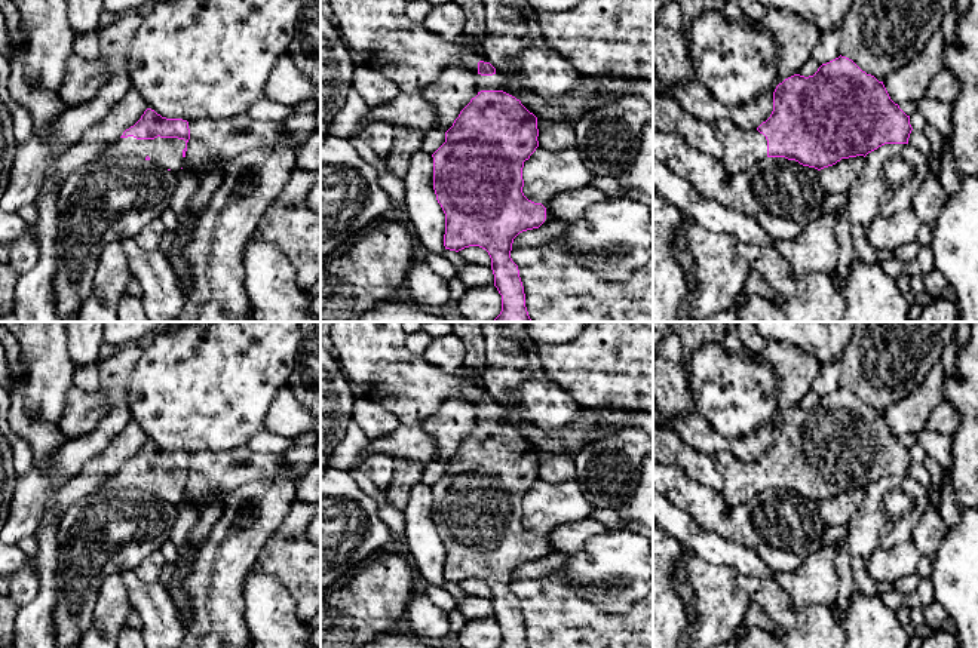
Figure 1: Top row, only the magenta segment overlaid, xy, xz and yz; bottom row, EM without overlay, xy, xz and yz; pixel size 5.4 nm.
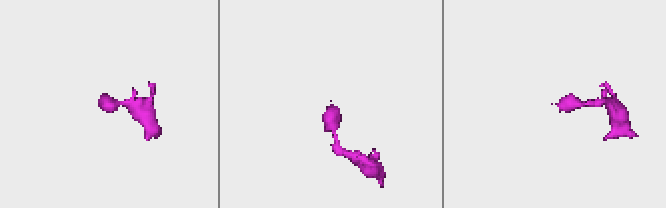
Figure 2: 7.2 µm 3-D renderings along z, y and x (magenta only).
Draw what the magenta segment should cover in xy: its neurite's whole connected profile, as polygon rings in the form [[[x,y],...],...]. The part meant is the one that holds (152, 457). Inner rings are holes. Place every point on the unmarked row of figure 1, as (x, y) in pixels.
[[[147,440],[116,475],[102,480],[101,489],[135,488],[178,504],[184,500],[188,472],[187,452],[166,451]]]

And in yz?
[[[840,387],[813,408],[794,406],[779,415],[773,424],[773,443],[757,461],[745,463],[720,452],[714,463],[723,477],[720,495],[729,507],[736,507],[754,503],[766,489],[785,489],[821,503],[841,491],[865,489],[885,476],[908,476],[913,460],[910,448],[890,432],[883,414]]]

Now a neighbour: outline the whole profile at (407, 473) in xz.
[[[395,460],[392,483],[386,489],[386,495],[395,509],[405,510],[410,491],[416,483],[421,482],[423,472],[424,464],[420,461]]]

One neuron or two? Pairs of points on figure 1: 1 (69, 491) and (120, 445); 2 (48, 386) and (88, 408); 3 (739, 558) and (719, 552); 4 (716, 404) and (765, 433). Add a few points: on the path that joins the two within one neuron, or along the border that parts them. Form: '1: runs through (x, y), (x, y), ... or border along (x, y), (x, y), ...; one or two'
1: runs through (82, 485), (109, 458); one
2: border along (73, 383), (67, 392), (66, 412), (58, 421); two
3: runs through (735, 555), (723, 552); one
4: border along (772, 423), (762, 424), (744, 436), (723, 436); two

